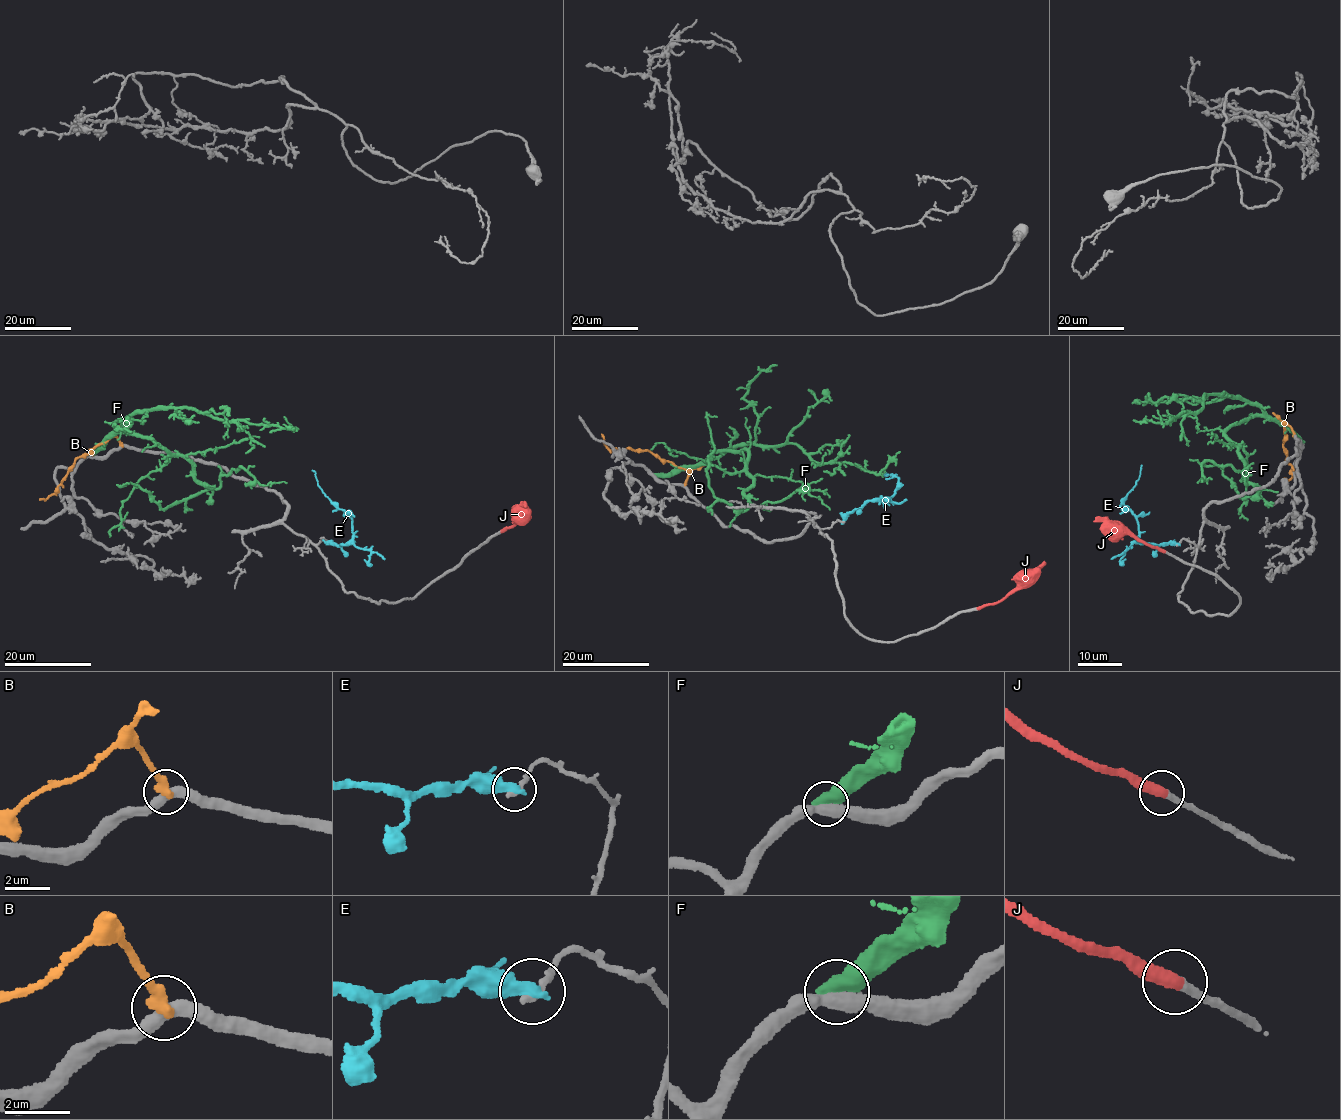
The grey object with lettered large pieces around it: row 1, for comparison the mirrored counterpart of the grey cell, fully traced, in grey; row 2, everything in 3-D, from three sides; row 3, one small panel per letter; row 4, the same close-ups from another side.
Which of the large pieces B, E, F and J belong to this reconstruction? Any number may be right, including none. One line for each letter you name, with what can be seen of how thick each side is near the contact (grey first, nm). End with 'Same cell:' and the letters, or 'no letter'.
J: calibres 320 and 440 nm
Same cell: J

